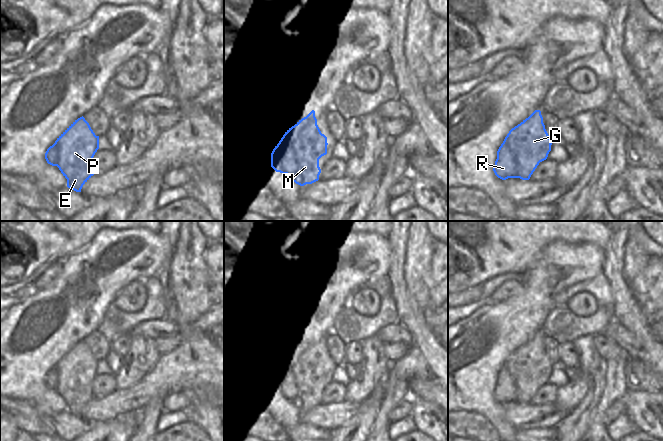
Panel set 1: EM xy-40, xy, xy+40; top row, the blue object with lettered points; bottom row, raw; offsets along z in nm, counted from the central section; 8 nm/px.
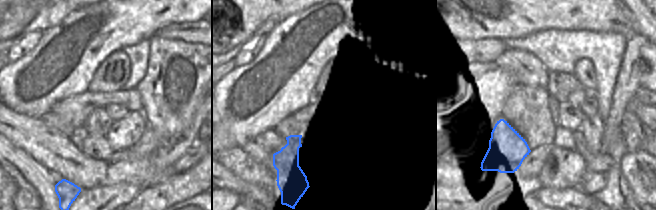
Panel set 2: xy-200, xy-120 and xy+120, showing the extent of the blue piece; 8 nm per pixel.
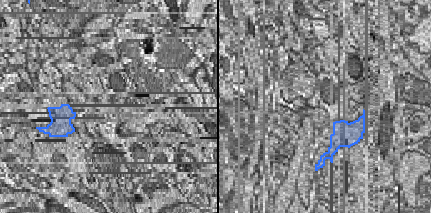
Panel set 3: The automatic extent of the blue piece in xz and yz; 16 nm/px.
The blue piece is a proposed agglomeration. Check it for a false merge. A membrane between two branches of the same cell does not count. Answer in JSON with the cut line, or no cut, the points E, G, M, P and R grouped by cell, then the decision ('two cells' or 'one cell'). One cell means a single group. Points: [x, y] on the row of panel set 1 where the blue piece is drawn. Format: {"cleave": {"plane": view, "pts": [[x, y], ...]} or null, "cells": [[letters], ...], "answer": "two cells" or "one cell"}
{"cleave": {"plane": "xy+40", "pts": [[532, 113], [532, 130], [512, 151], [516, 177]]}, "cells": [["E", "G", "M", "P"], ["R"]], "answer": "two cells"}

